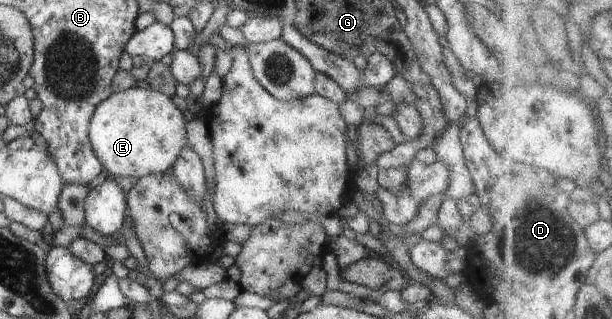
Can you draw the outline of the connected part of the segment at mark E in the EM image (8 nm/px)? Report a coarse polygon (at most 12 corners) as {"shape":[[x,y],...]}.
{"shape":[[135,85],[96,107],[104,175],[163,174],[188,147],[171,97]]}

